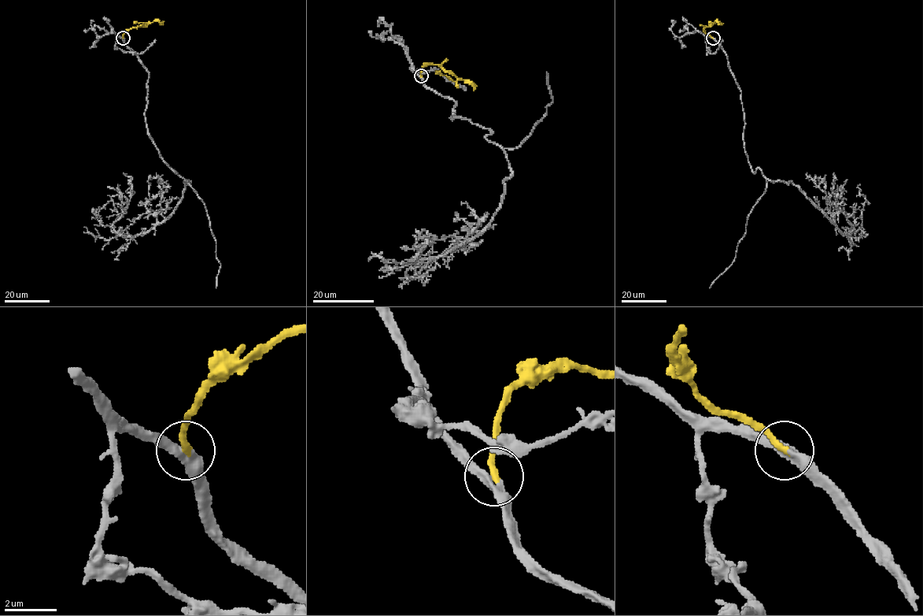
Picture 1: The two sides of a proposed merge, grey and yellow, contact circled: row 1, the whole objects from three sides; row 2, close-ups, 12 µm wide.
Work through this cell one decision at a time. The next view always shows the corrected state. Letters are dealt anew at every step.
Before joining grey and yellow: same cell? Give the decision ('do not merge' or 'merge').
merge

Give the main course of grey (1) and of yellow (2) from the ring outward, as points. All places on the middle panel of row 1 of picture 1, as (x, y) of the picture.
1: (420, 76), (455, 103), (452, 120), (488, 128), (512, 175), (478, 234), (409, 264), (433, 237), (421, 240)
2: (420, 76), (421, 68), (431, 63), (450, 72), (457, 79), (450, 80), (435, 71)

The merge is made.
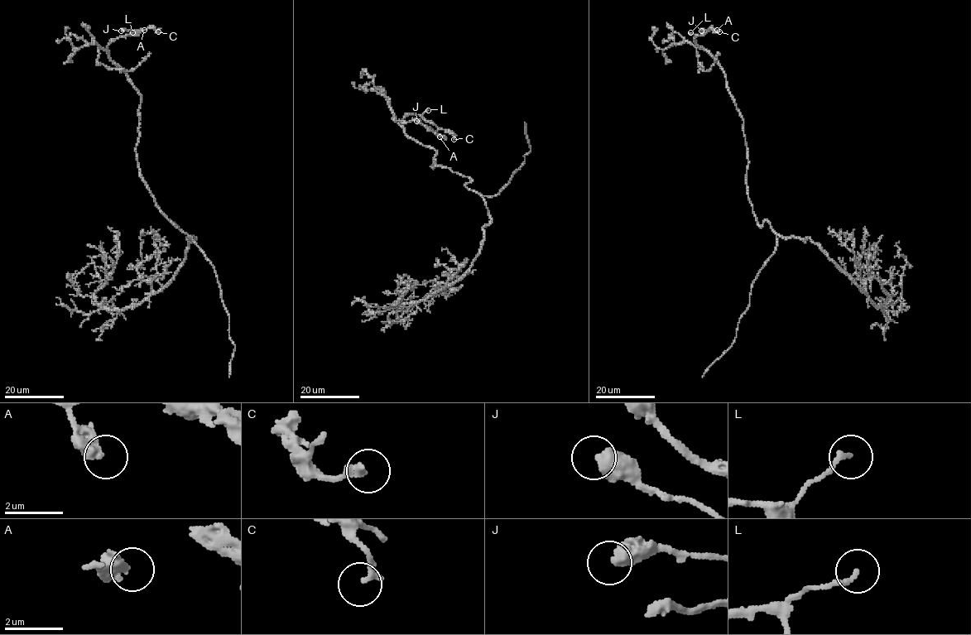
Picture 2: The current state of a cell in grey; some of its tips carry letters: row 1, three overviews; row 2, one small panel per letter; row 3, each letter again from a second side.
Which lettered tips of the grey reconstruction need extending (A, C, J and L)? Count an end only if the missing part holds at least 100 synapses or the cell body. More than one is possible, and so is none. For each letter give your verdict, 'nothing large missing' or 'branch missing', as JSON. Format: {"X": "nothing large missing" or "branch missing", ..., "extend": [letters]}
{"A": "nothing large missing", "C": "nothing large missing", "J": "nothing large missing", "L": "nothing large missing", "extend": []}

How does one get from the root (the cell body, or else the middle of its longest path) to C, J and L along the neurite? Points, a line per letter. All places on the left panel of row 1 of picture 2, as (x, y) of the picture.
C: (170, 221), (156, 202), (138, 166), (141, 98), (107, 50), (120, 36), (150, 27), (158, 31)
J: (170, 221), (156, 202), (138, 166), (141, 98), (107, 50), (117, 38), (142, 31), (121, 31)
L: (170, 221), (156, 202), (138, 166), (141, 98), (107, 50), (117, 38), (132, 32)

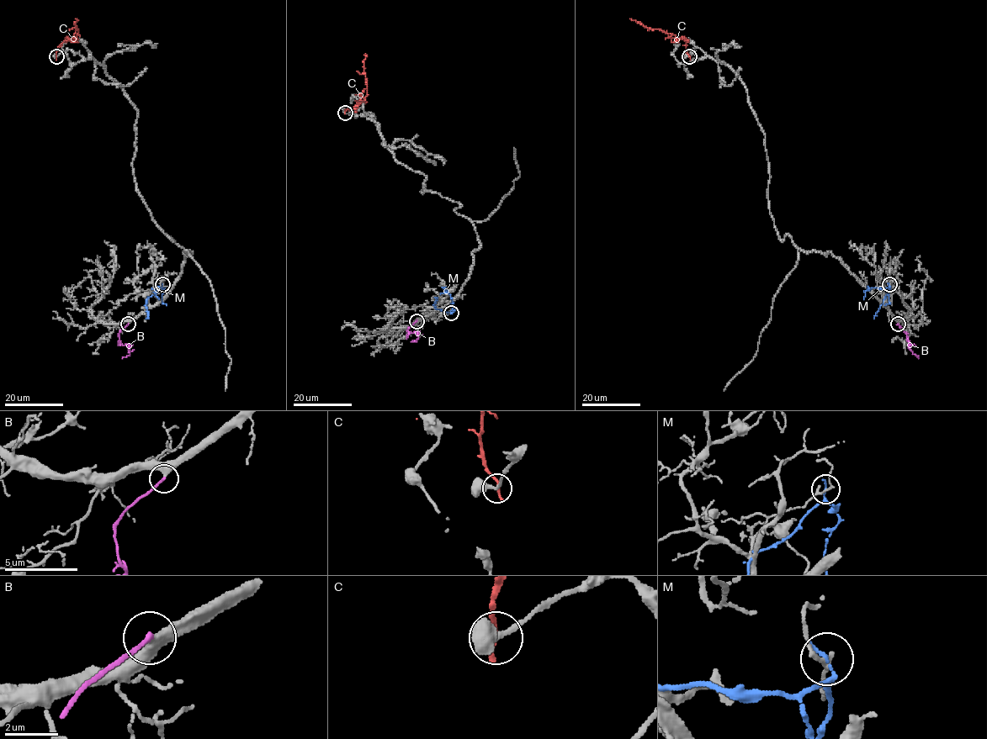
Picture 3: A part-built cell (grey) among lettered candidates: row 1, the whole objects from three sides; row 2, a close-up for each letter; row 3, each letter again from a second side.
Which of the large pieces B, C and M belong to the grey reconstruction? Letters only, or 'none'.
B

